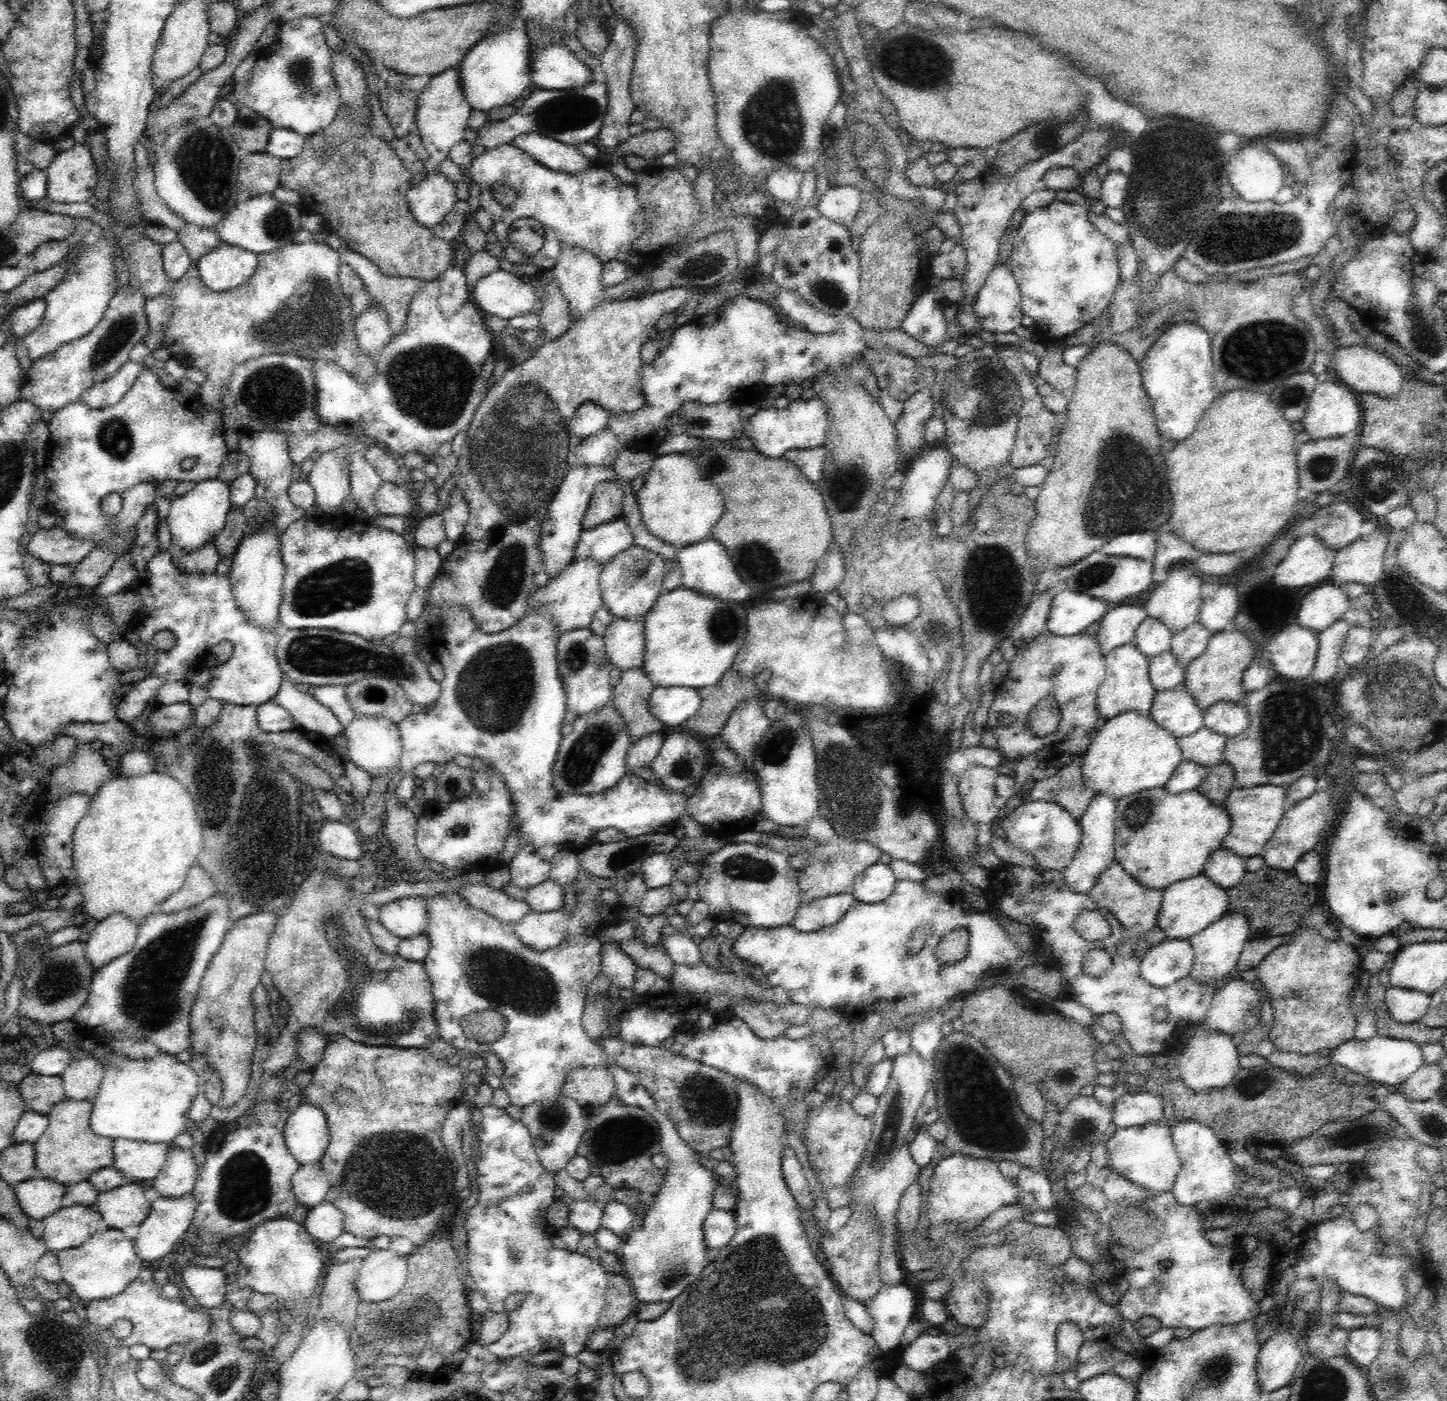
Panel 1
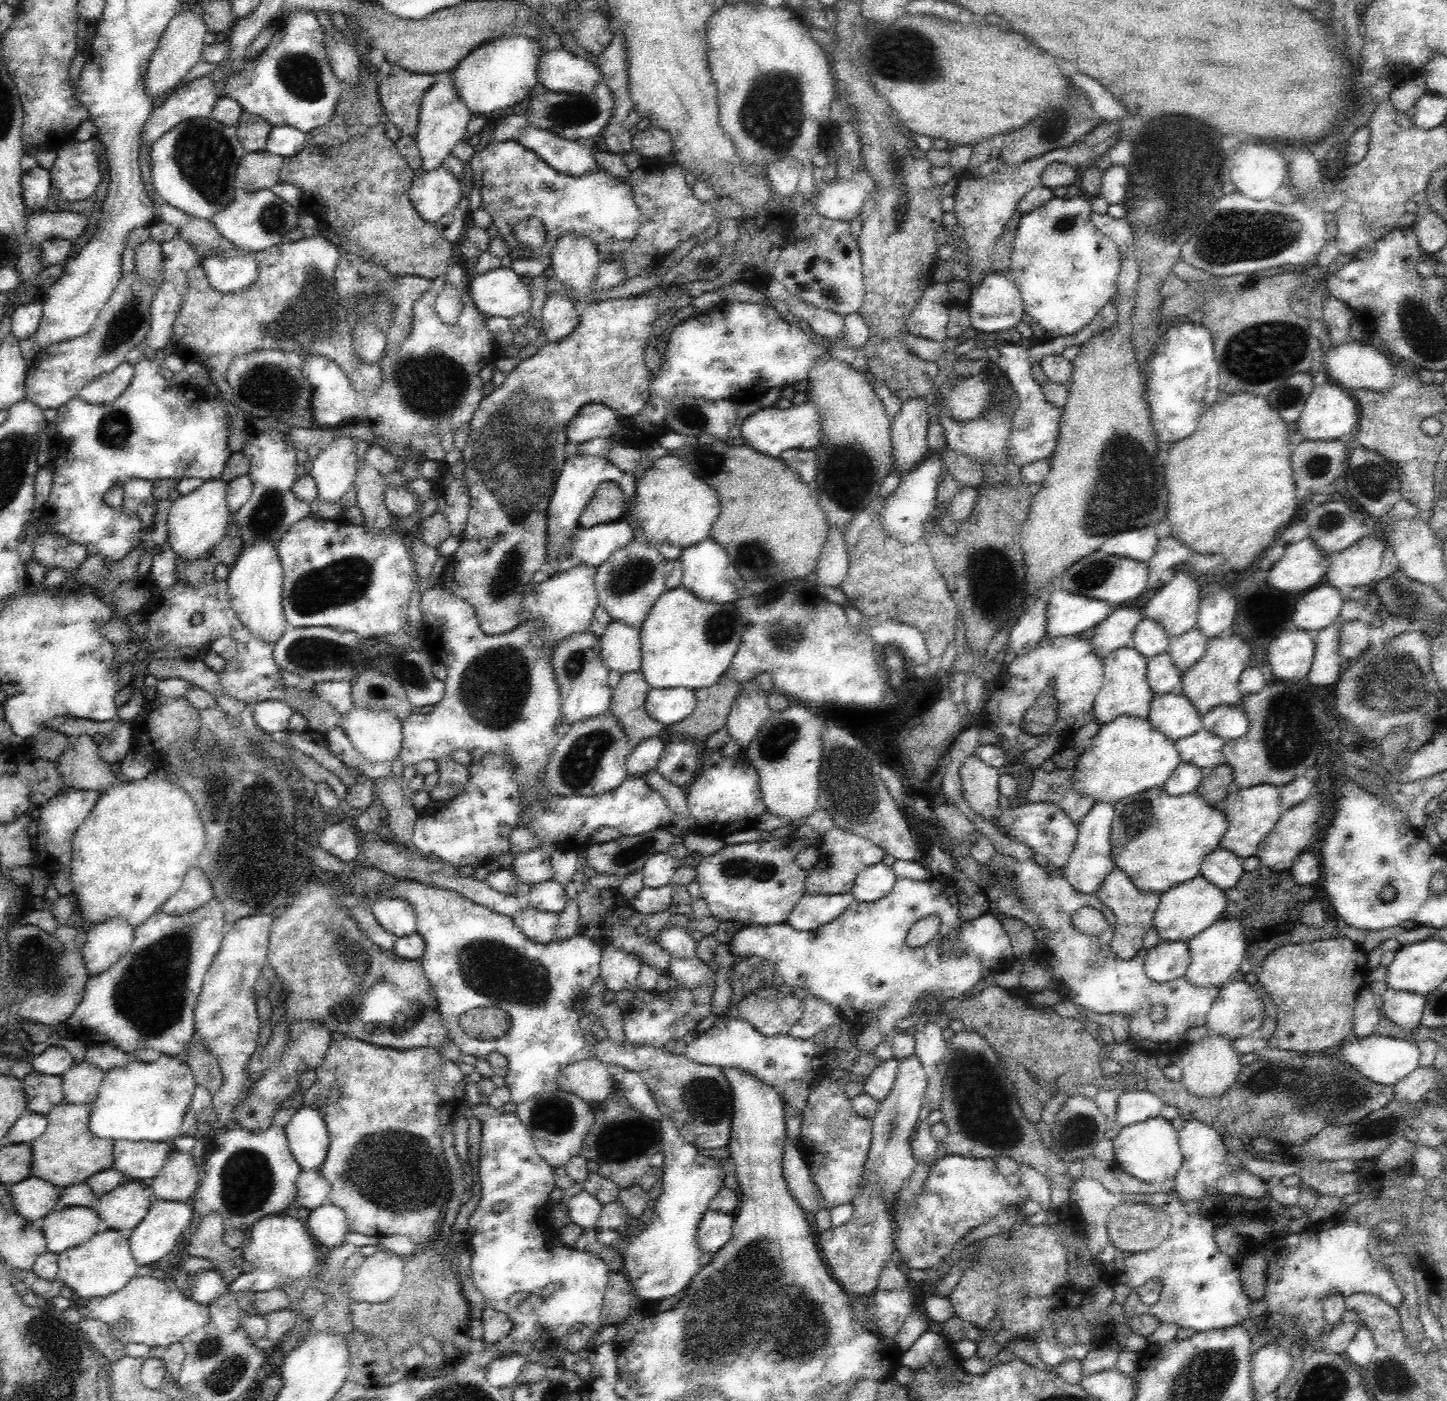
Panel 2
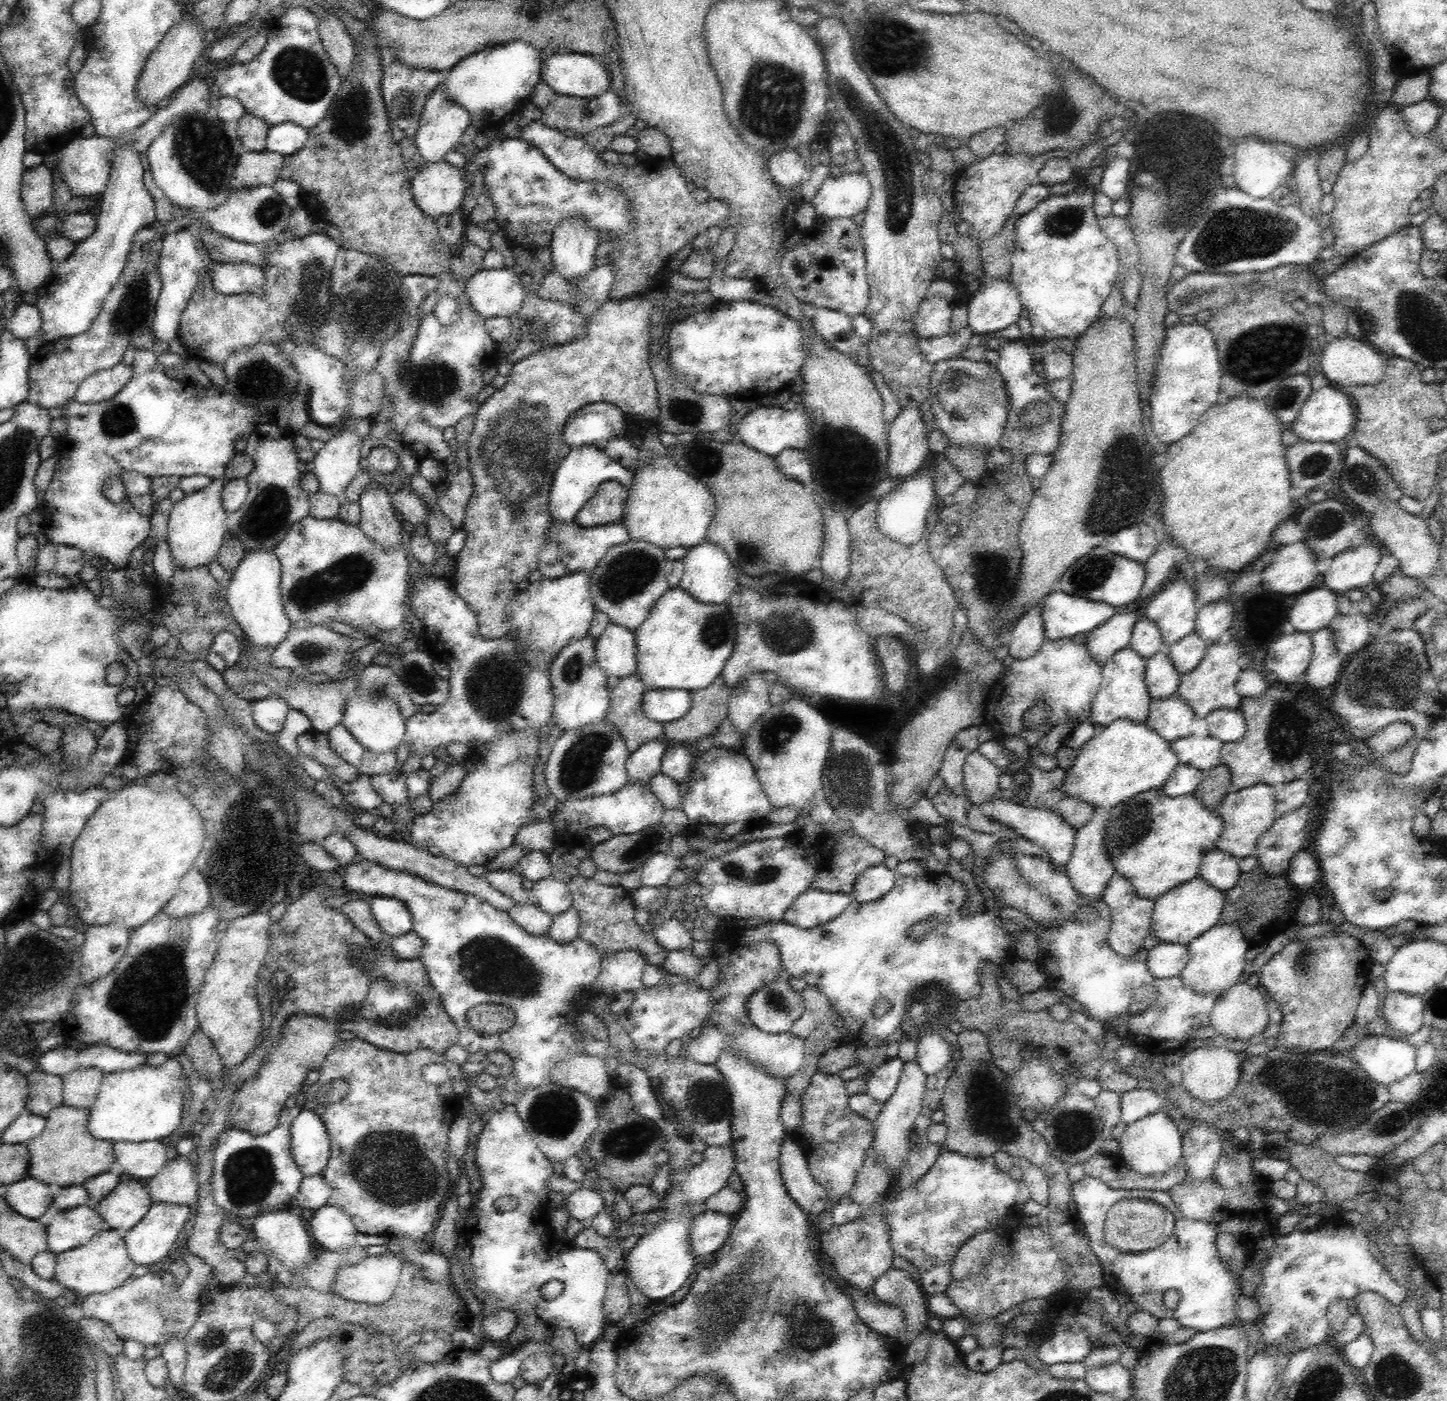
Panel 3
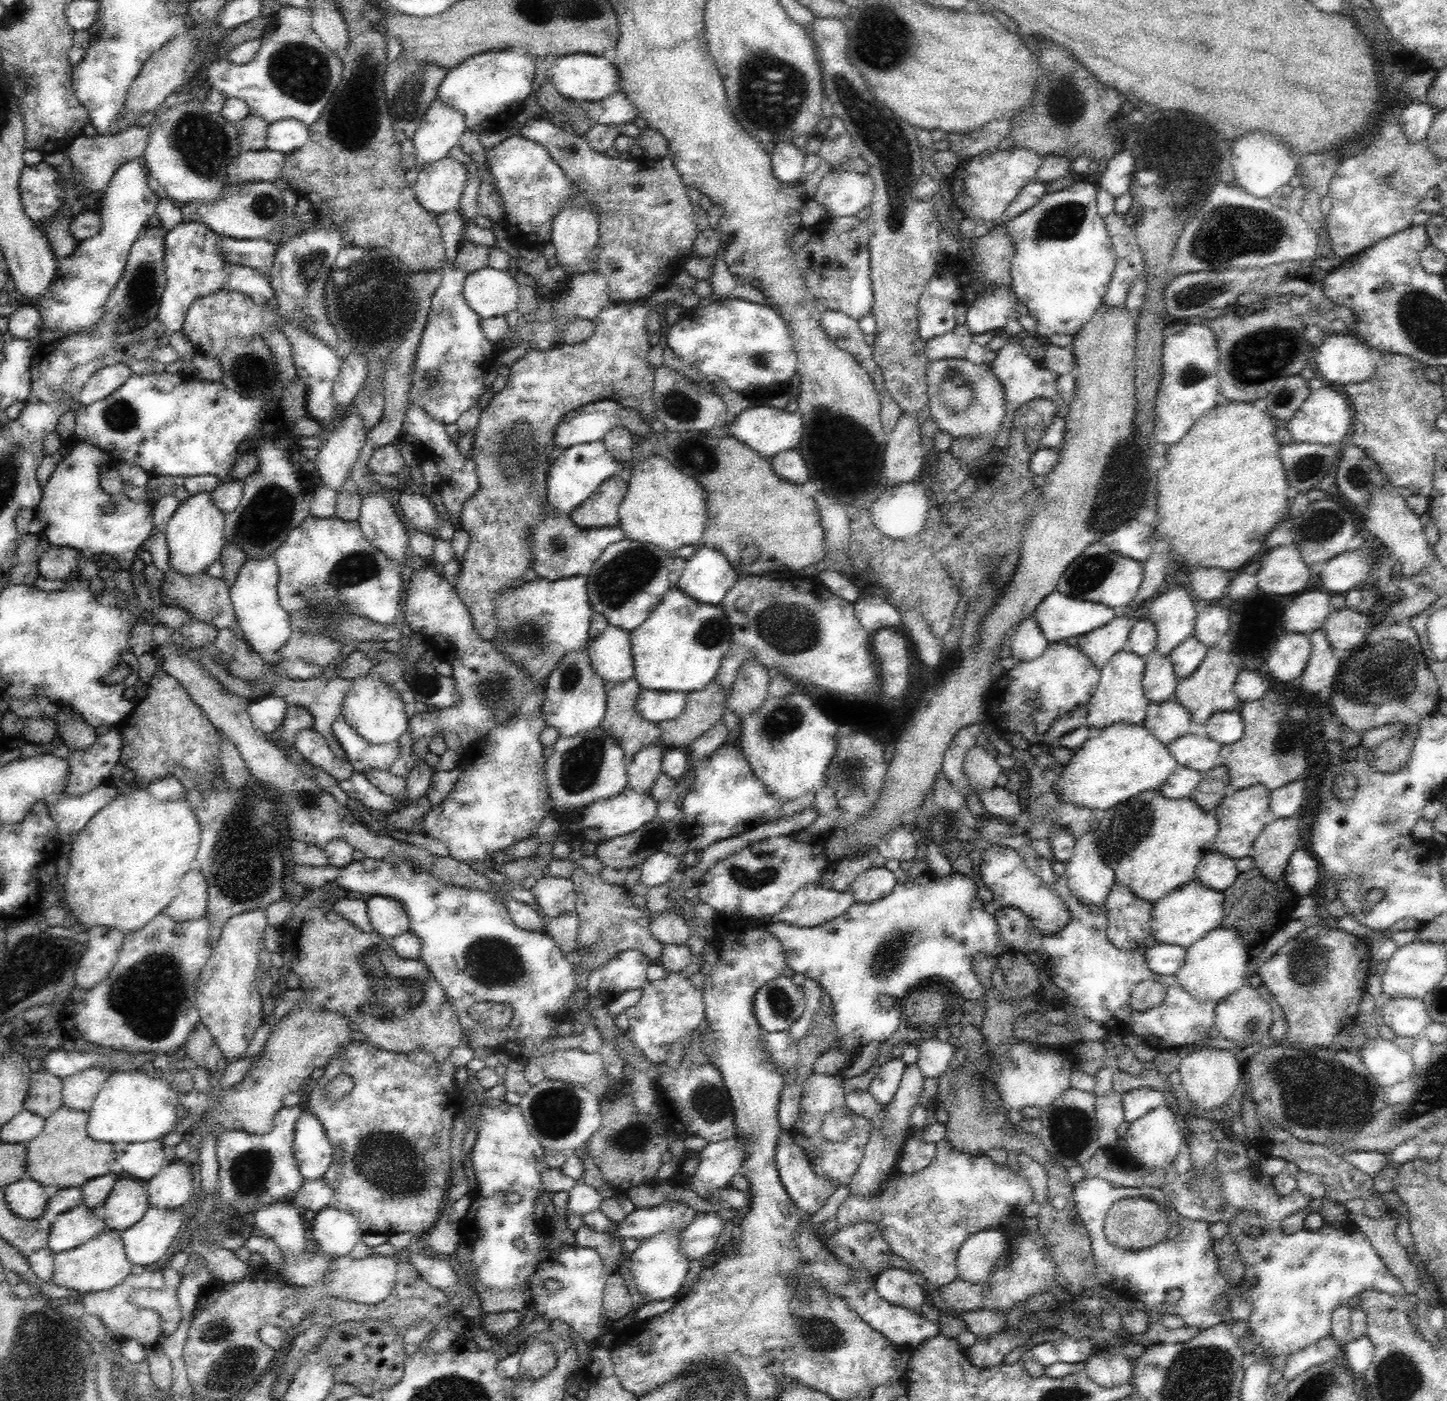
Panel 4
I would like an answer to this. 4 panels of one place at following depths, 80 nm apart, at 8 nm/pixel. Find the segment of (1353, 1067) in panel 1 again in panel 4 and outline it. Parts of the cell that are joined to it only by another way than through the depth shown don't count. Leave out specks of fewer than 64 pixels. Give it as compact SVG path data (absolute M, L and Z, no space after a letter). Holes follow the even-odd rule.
M1380 1037L1377 1039L1368 1038L1360 1050L1366 1069L1368 1069L1370 1075L1376 1079L1376 1082L1381 1088L1398 1084L1403 1080L1408 1080L1412 1078L1414 1072L1416 1072L1410 1052L1404 1052L1400 1046L1396 1046L1392 1041L1383 1040Z

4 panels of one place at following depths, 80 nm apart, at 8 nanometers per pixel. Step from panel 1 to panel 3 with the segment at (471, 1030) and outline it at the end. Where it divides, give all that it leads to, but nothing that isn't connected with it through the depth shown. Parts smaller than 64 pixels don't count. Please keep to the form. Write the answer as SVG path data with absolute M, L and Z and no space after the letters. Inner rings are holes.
M483 1003L466 1011L466 1021L480 1035L506 1033L515 1024L514 1009L504 1004Z

